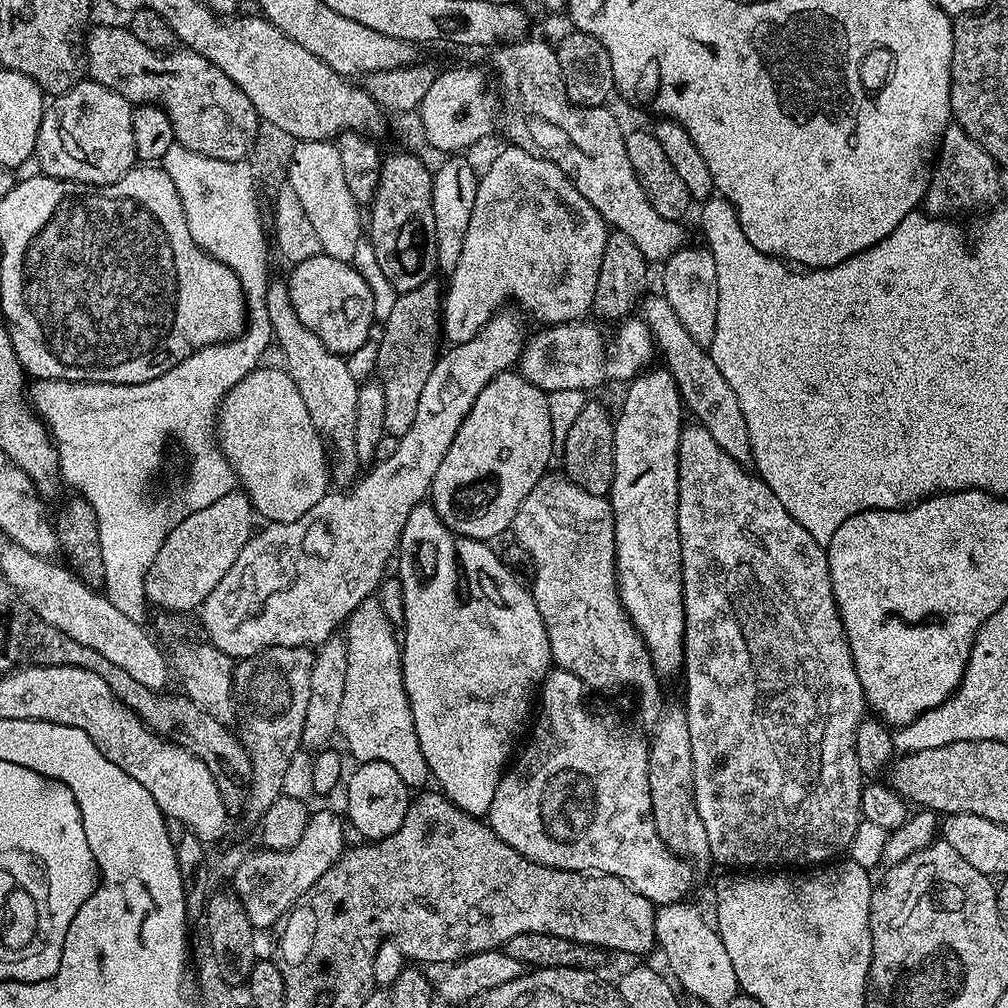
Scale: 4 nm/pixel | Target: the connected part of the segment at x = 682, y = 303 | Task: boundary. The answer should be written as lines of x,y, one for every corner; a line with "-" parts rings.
685,246
679,248
671,258
663,261
662,268
664,268
662,295
666,298
666,302
670,302
674,314
678,316
678,322
682,322
690,338
694,338
697,343
703,346
711,345
718,304
718,278
712,253
704,246
700,248

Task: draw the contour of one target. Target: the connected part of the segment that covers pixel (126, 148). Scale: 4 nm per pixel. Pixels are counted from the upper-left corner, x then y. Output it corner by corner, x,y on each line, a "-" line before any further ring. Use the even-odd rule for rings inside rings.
91,78
81,79
69,92
55,97
45,107
42,126
38,126
38,142
34,155
40,163
41,173
53,176
56,180
73,180
78,186
99,186
118,182
118,178
122,178
137,163
133,107
126,98
122,98
122,94

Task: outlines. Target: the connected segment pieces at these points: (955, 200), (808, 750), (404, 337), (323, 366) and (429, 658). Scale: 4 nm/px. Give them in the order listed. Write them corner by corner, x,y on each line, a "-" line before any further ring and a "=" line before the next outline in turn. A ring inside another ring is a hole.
952,122
940,137
938,155
934,161
932,178
928,181
928,191
924,193
922,208
933,218
951,217
951,212
968,212
971,208
980,208
983,204
992,206
997,203
1000,192
1001,169
996,160
966,130
=
692,422
692,425
681,427
680,441
678,442
678,534
682,542
682,582
684,583
684,613
686,614
686,626
684,627
684,701
683,707
688,714
688,725
690,726
690,750
694,758
694,798
698,806
698,815
702,818
702,826
706,826
706,838
710,842
710,854
715,863
737,864
740,870
756,870
759,864
764,866
784,866
780,864
804,864
800,866
824,866
835,861
841,854
847,853
852,846
854,830
858,830
861,822
860,815
860,789
862,787
862,773
858,766
858,754
856,753
856,731
861,720
866,716
866,701
862,682
858,682
858,674
854,670
854,658
848,645
848,639
844,633
844,623
840,612
836,608
836,599
832,593
830,582
830,570
828,569
828,554
825,545
814,542
809,532
799,524
794,517
778,502
776,495
766,486
766,482
760,479
759,475
753,474
749,469
738,463
714,438
710,436
710,430
706,430
699,422
=
433,278
422,282
414,290
397,295
390,318
382,322
384,328
378,337
380,349
375,375
386,396
385,433
397,438
404,436
414,417
418,415
418,402
426,378
434,370
442,345
442,284
-
440,348
440,349
439,349
-
437,351
437,352
436,352
=
273,279
269,283
266,290
266,314
270,314
275,347
277,349
280,347
280,352
284,355
282,367
288,373
288,377
294,382
294,386
298,386
298,394
302,394
302,402
306,402
306,410
309,412
314,426
320,432
327,451
330,453
331,483
337,489
347,489
356,483
358,473
362,468
354,446
354,421
358,414
357,402
360,384
354,378
354,374
350,374
350,366
347,359
337,354
337,352
329,350
322,342
322,338
318,338
318,334
314,334
314,330
309,330
303,324
302,318
298,318
298,314
294,310
294,302
290,302
290,290
283,279
=
425,502
410,510
410,518
406,518
406,526
402,530
400,547
398,549
398,564
400,560
400,600
404,603
404,632
402,628
402,651
400,654
400,669
404,675
404,692
408,695
410,710
414,718
414,730
418,734
418,742
422,746
422,754
428,763
428,771
433,781
437,780
439,791
443,792
452,803
457,804
463,812
469,812
477,818
487,817
490,806
494,802
496,787
504,775
513,755
512,747
516,744
516,735
528,716
528,707
533,707
534,697
554,661
550,650
550,638
546,634
546,626
542,622
542,614
538,614
538,606
534,602
531,591
524,588
517,575
503,564
496,552
492,553
483,540
471,540
458,533
450,531
438,518
431,503

